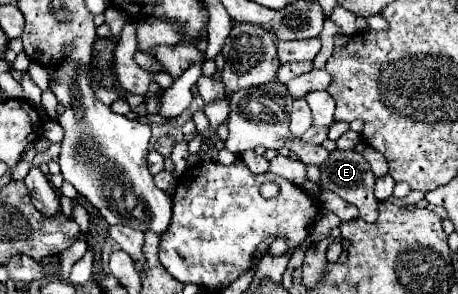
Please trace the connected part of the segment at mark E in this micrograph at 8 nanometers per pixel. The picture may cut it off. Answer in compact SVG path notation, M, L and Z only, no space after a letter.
M333 150L329 160L325 162L325 168L319 170L325 190L331 190L345 202L355 204L365 222L377 220L379 202L373 194L375 176L367 160L359 152Z

